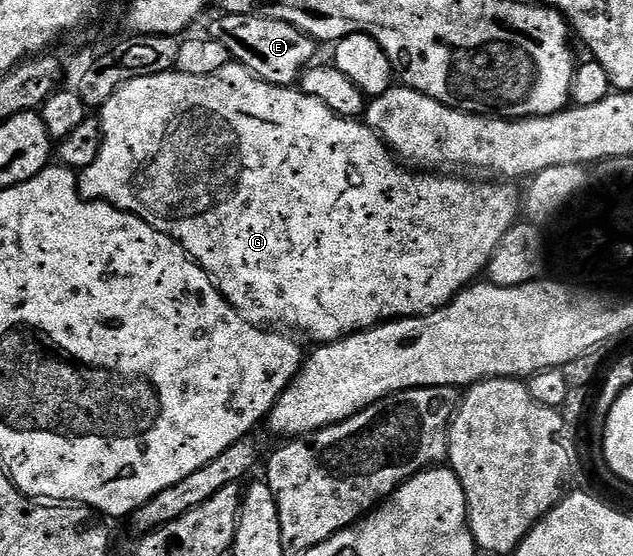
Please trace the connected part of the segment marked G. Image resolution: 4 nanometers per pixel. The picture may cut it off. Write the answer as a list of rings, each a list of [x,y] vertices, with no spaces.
[[[230,61],[223,69],[219,69],[215,73],[211,73],[207,77],[191,77],[185,75],[182,71],[171,70],[164,71],[162,75],[144,75],[138,79],[129,79],[123,84],[118,91],[109,98],[106,103],[102,103],[99,108],[99,122],[101,124],[101,148],[99,149],[95,161],[91,161],[91,165],[83,168],[77,175],[77,190],[82,199],[90,201],[104,201],[117,207],[121,211],[126,211],[132,215],[138,215],[143,221],[147,221],[147,225],[151,225],[155,229],[159,229],[159,233],[163,233],[167,237],[171,237],[181,248],[189,254],[189,258],[194,259],[200,267],[203,268],[209,276],[215,280],[215,286],[220,291],[221,296],[233,306],[236,311],[243,316],[248,323],[255,323],[258,327],[284,329],[289,333],[296,333],[298,336],[306,335],[313,342],[313,345],[322,343],[335,343],[338,339],[354,335],[356,331],[367,331],[371,327],[377,326],[379,323],[386,322],[390,319],[410,319],[413,315],[426,315],[432,311],[439,310],[440,307],[450,303],[453,296],[459,291],[465,290],[478,278],[477,275],[486,270],[489,263],[489,257],[493,252],[495,245],[503,239],[503,233],[507,233],[507,229],[511,229],[515,220],[519,215],[519,191],[515,186],[506,185],[501,181],[485,181],[489,183],[472,183],[472,178],[458,177],[453,173],[422,173],[417,169],[410,169],[402,165],[395,158],[392,151],[385,146],[381,136],[376,135],[374,131],[363,121],[357,119],[341,119],[333,111],[327,109],[325,105],[318,99],[307,97],[300,89],[293,87],[276,87],[267,81],[258,79],[256,75],[249,74],[246,67],[241,64]]]

